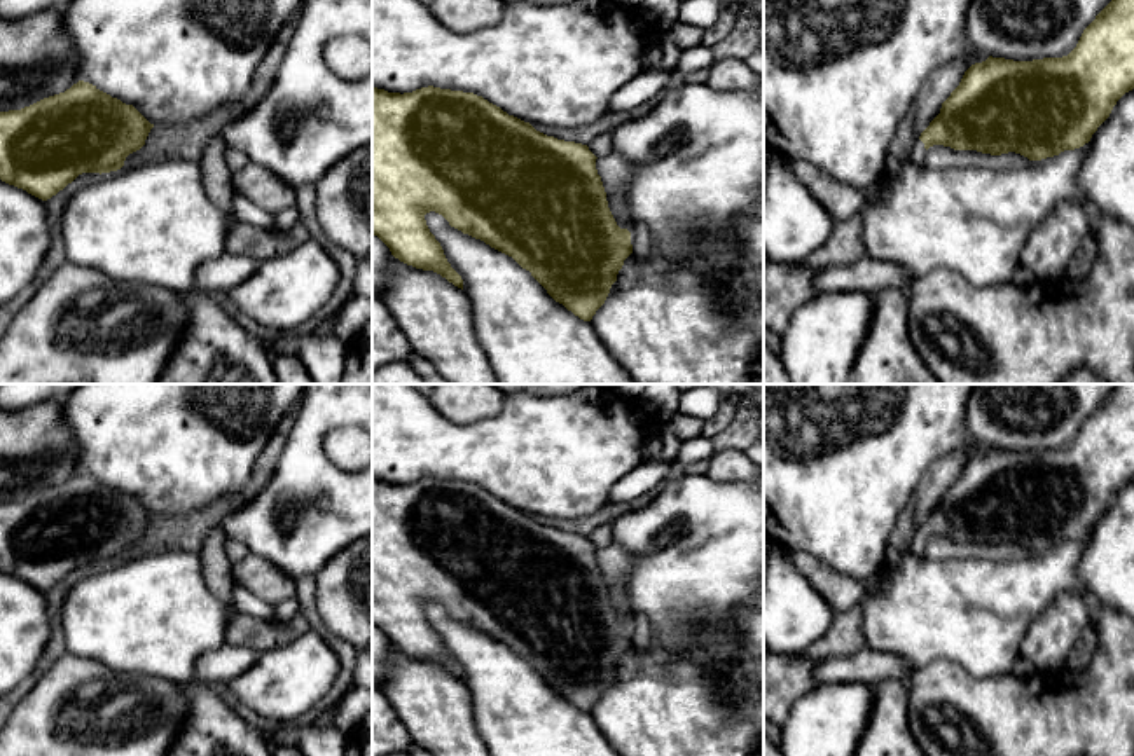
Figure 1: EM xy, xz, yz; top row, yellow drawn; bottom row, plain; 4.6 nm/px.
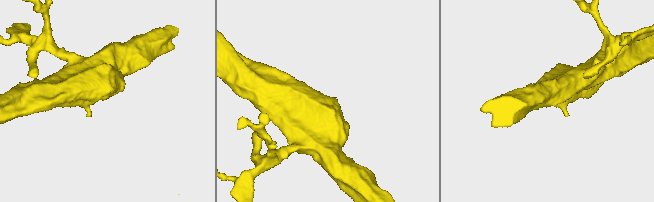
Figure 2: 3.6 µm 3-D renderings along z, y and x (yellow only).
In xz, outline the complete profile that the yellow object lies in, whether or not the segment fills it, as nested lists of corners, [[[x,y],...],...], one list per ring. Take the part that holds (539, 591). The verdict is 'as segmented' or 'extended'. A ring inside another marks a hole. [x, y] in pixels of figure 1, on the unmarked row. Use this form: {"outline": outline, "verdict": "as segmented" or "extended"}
{"outline": [[[428,477],[400,485],[372,478],[372,625],[400,653],[433,662],[463,681],[461,667],[426,616],[425,606],[435,602],[451,618],[512,648],[556,693],[591,712],[633,644],[631,623],[617,616],[608,599],[596,550],[587,536],[547,527],[474,484]]], "verdict": "as segmented"}

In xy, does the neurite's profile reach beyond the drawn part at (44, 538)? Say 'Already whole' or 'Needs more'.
Already whole

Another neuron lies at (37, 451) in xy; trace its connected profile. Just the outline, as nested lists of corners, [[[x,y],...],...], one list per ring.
[[[59,398],[21,410],[0,409],[0,503],[21,501],[79,473],[77,443],[65,424]]]

